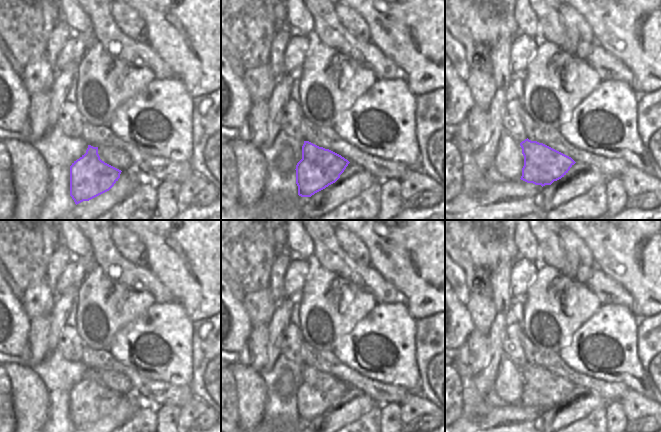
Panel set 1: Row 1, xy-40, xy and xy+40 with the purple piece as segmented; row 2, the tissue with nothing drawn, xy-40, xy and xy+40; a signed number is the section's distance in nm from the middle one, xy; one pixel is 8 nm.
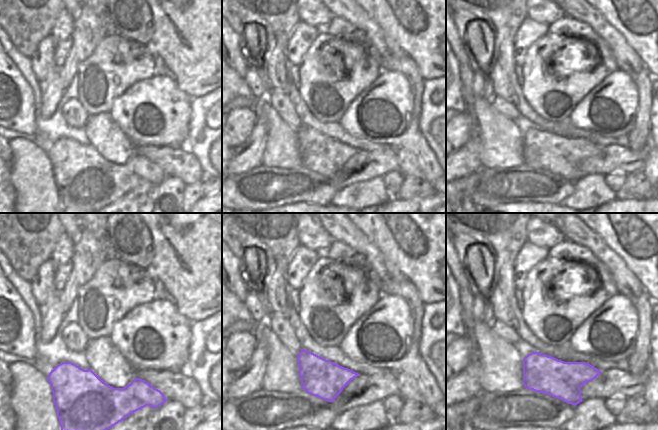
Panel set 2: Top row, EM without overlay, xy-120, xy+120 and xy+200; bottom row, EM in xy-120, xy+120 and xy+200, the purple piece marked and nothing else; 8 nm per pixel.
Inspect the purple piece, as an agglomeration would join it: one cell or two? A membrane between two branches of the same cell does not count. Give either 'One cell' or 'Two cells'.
Two cells

